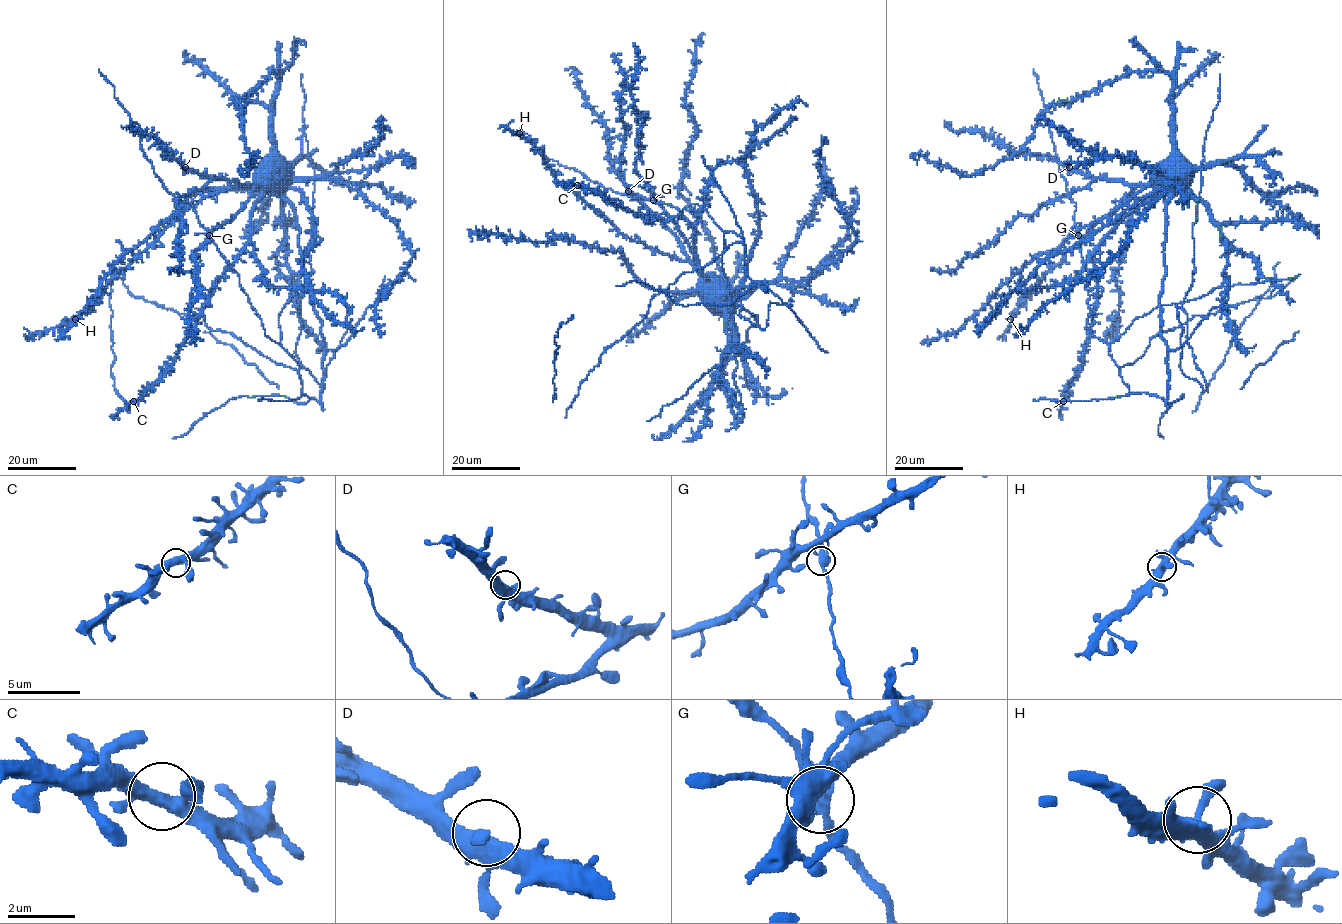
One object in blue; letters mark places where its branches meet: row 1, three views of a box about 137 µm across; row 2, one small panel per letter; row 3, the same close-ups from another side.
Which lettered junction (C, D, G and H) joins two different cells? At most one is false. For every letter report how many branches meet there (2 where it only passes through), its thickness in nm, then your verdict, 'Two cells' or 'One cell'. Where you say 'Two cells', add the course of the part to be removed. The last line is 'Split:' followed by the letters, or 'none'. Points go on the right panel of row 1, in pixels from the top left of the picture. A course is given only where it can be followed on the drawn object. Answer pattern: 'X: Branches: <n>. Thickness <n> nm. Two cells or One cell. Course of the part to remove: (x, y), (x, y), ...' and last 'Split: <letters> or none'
C: Branches: 4. Thickness 380 nm. One cell
D: Branches: 4. Thickness 440 nm. One cell
G: Branches: 4. Thickness 320 nm. One cell
H: Branches: 4. Thickness 380 nm. One cell
Split: none

